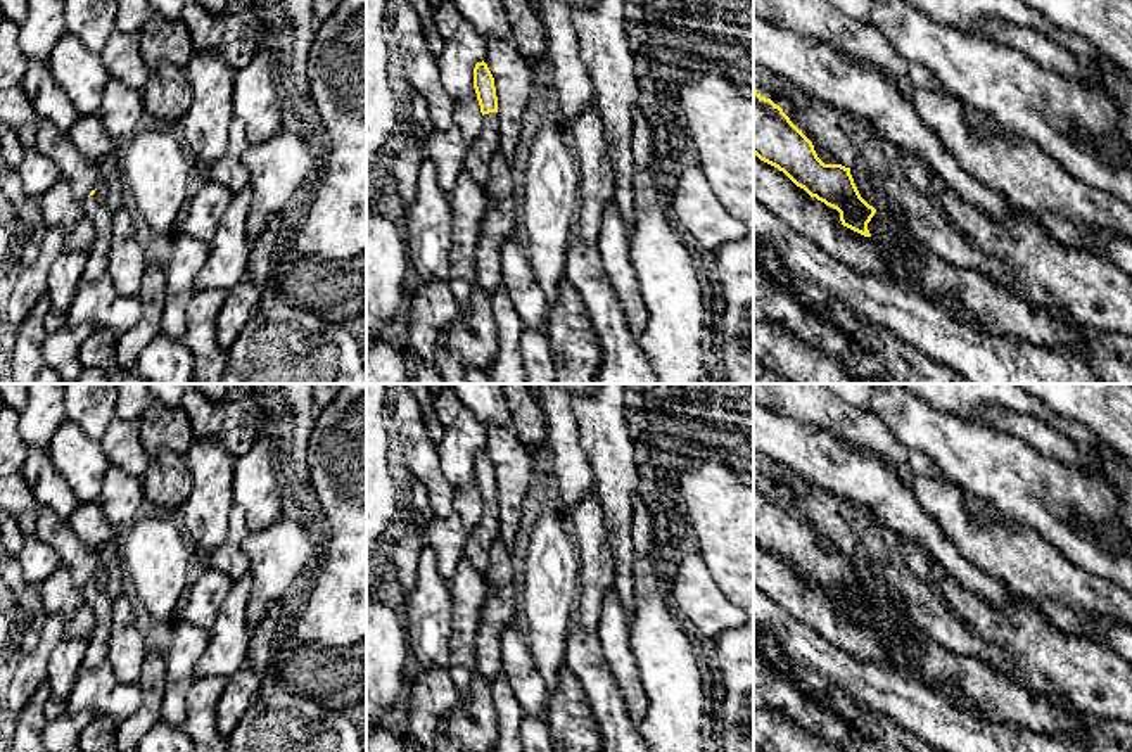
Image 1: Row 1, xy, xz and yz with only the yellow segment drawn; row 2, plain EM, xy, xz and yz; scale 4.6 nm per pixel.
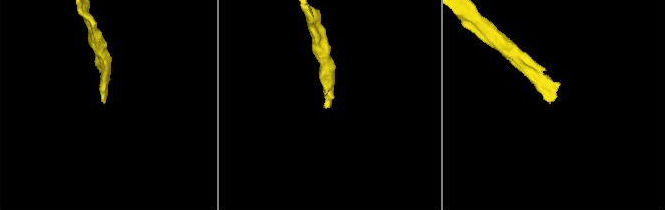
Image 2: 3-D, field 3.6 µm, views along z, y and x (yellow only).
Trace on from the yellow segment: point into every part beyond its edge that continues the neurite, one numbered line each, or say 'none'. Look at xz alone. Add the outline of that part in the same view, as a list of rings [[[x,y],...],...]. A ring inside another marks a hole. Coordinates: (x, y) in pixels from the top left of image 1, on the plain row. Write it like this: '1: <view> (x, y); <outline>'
1: xz (477, 548); [[[498,500],[484,501],[484,510],[475,531],[470,534],[463,557],[467,557],[474,567],[484,574],[489,564],[489,551],[498,541],[499,517]]]

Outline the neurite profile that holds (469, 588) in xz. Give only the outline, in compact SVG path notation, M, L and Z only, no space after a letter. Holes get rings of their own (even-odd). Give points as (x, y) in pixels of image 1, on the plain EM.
M461 557L449 593L453 602L449 672L461 698L467 697L477 671L477 629L480 607L491 586L474 564Z

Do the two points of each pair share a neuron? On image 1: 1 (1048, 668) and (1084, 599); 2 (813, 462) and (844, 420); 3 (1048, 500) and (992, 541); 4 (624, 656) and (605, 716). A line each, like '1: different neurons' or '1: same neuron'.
1: different neurons
2: different neurons
3: different neurons
4: different neurons

